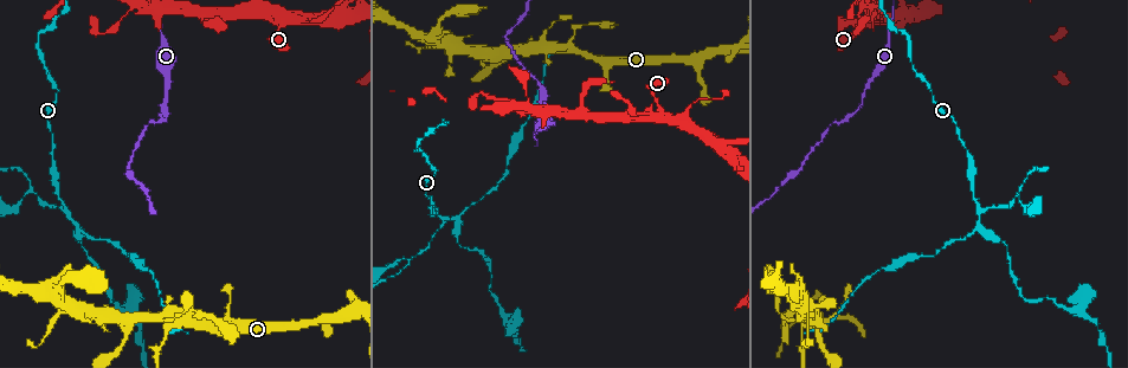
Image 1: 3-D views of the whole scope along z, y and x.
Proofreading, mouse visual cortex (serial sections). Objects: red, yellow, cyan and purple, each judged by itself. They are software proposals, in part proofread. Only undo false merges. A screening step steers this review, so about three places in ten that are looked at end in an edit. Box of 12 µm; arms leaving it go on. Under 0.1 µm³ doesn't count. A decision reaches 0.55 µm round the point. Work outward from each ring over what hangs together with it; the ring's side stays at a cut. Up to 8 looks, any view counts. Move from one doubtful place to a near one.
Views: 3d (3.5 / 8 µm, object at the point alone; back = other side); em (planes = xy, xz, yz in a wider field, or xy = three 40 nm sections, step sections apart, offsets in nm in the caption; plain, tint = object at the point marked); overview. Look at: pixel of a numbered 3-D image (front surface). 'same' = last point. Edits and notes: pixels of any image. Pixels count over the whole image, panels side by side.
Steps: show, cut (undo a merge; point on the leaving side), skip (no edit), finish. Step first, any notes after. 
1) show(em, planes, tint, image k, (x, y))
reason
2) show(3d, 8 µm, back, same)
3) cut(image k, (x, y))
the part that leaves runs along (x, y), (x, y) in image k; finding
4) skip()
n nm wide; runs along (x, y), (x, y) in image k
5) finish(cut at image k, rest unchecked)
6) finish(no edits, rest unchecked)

show(3d, 3.5 µm, image 1, (190, 318))
side arm on a straight run

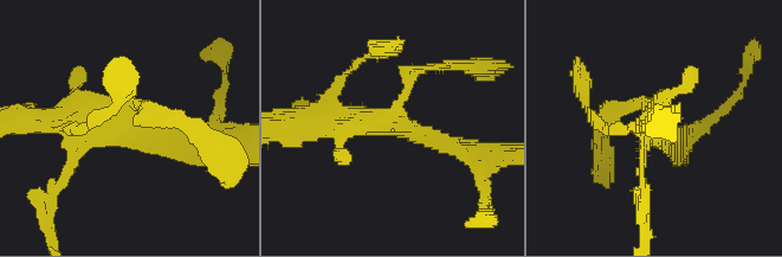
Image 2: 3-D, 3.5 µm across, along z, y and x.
show(em, xy, step 3, plain, image 2, (129, 123))
need the tissue

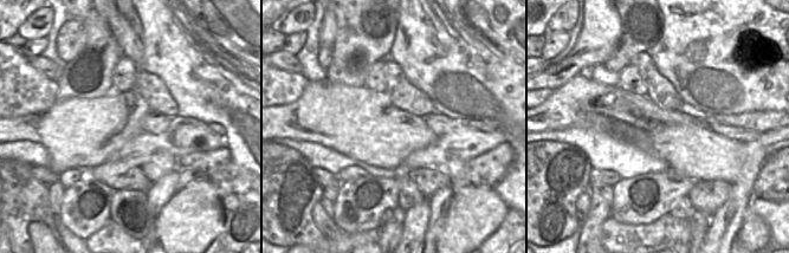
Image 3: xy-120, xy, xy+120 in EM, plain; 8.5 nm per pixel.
show(em, xy, step 3, tint, same)

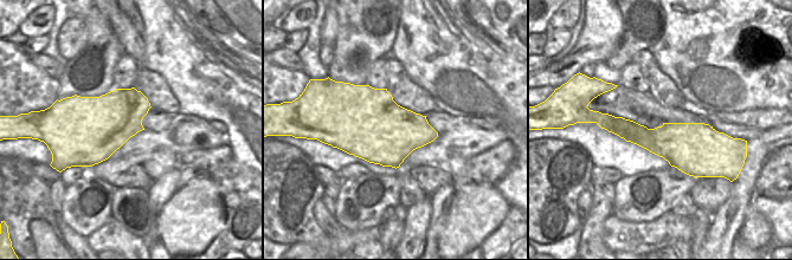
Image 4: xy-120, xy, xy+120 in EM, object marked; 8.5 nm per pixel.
skip()
runs along (463, 149), (394, 122), (310, 124) in image 2; one cell here

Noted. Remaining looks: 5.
show(3d, 3.5 µm, image 1, (684, 117))
thick turns thin

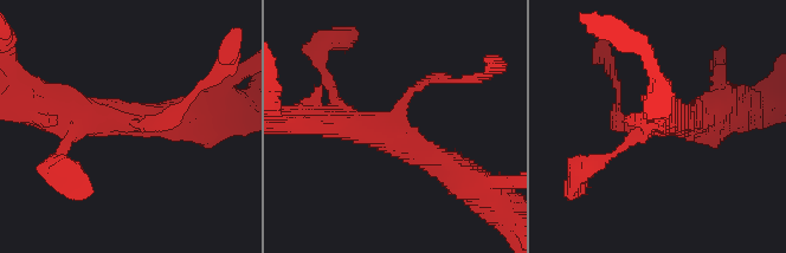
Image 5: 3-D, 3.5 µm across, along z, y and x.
show(em, xy, step 1, tint, image 5, (397, 123))
3 arms; arms of 150, 350, 350 nm; need the tissue

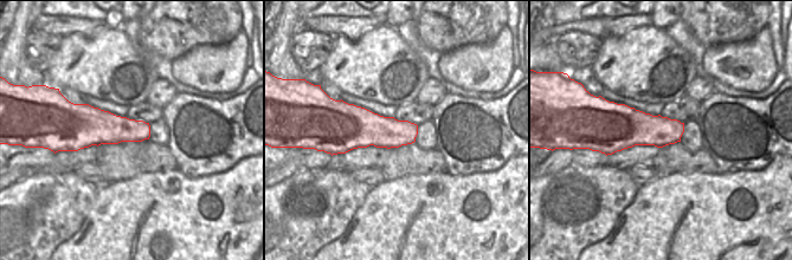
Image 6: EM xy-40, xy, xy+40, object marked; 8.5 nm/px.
show(em, xy, step 3, tint, same)
another direction

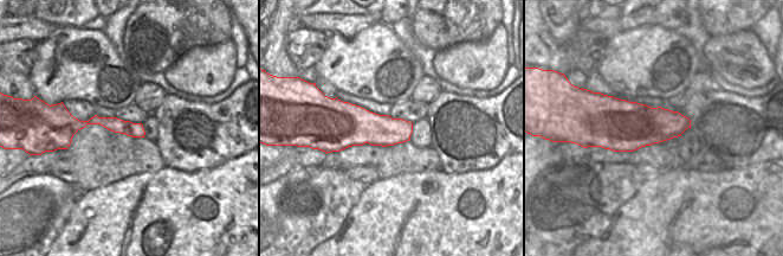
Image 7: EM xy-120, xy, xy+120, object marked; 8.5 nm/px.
skip()
runs along (71, 129), (162, 125), (184, 103) in image 5; one cell here

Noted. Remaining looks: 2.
show(3d, 3.5 µm, image 1, (75, 223))
sharp bend

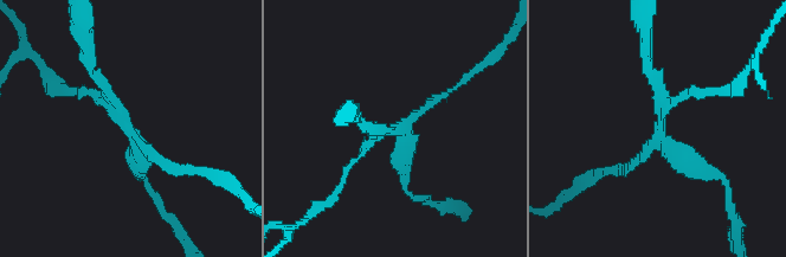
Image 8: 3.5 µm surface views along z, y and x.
cut(image 8, (700, 94))
arms of 150, 150, 250 nm; two cells meet here

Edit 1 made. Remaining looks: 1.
finish(cut at image 8, rest unchecked)

